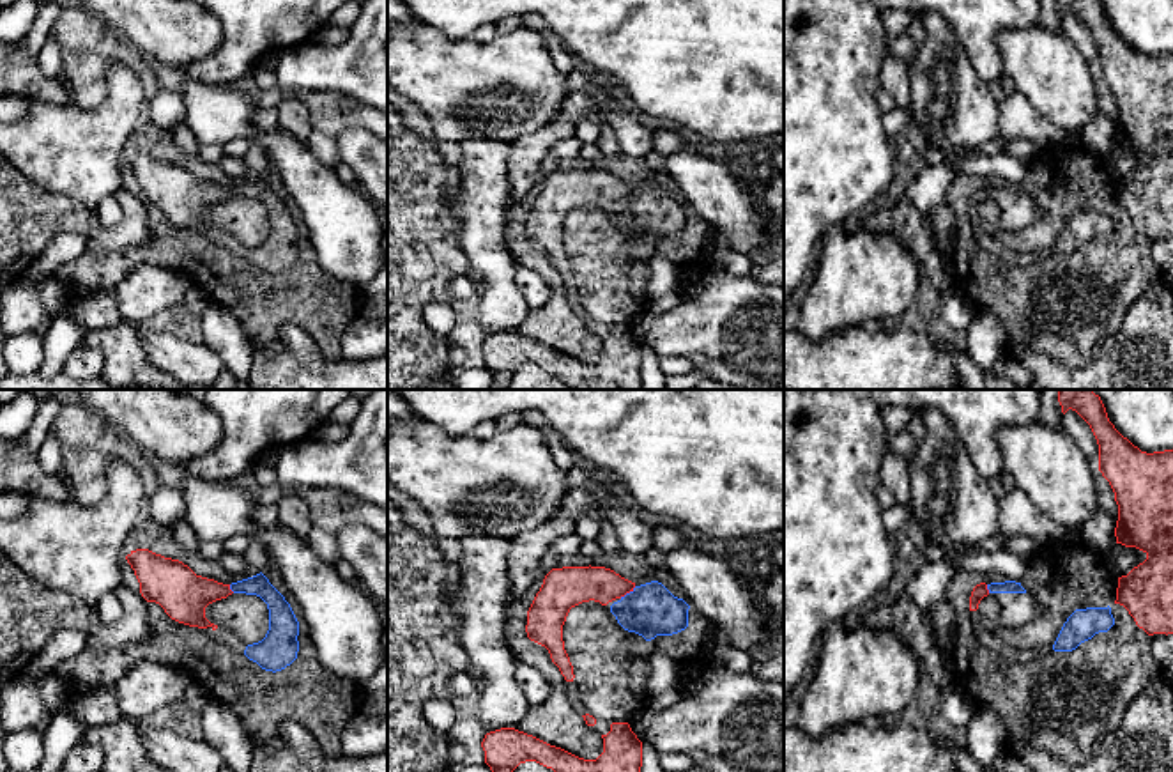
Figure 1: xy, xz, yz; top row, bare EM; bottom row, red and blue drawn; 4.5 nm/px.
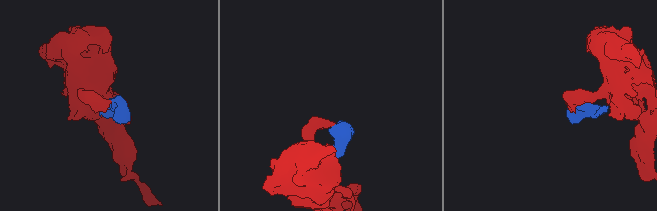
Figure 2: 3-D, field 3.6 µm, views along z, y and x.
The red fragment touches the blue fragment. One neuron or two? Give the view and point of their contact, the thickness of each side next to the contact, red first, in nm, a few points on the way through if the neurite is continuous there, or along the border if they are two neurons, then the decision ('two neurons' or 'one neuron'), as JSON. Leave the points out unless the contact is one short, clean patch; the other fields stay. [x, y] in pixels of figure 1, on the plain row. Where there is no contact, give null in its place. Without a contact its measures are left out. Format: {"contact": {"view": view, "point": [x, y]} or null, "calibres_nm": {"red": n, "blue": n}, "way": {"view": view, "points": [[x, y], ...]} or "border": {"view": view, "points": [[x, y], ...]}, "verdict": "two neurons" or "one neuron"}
{"contact": {"view": "xz", "point": [627, 195]}, "calibres_nm": {"red": 180, "blue": 240}, "way": {"view": "xz", "points": [[574, 188], [605, 188], [627, 195], [644, 213], [650, 213]]}, "verdict": "one neuron"}

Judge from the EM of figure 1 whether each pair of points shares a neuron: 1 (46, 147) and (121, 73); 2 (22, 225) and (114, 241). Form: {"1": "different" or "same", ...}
{"1": "same", "2": "same"}

